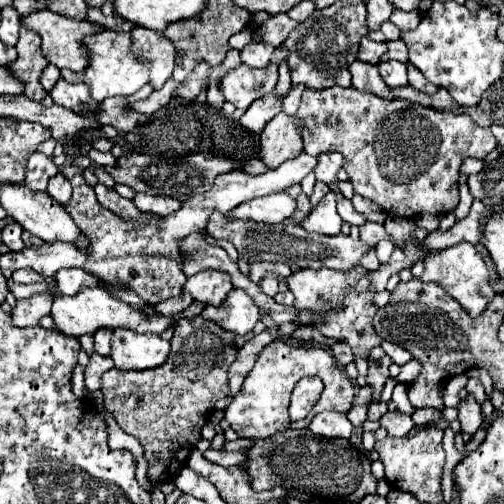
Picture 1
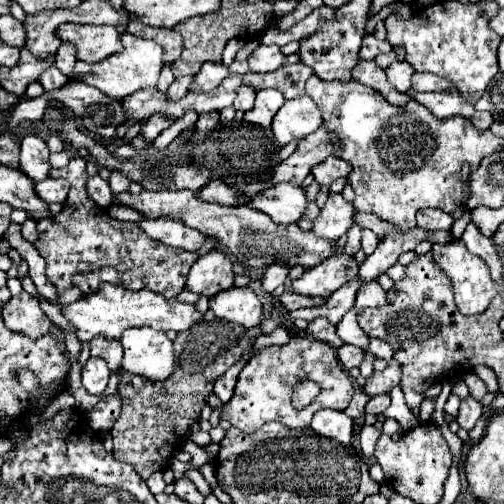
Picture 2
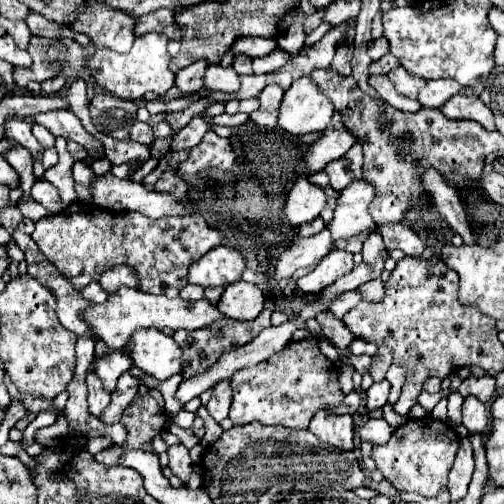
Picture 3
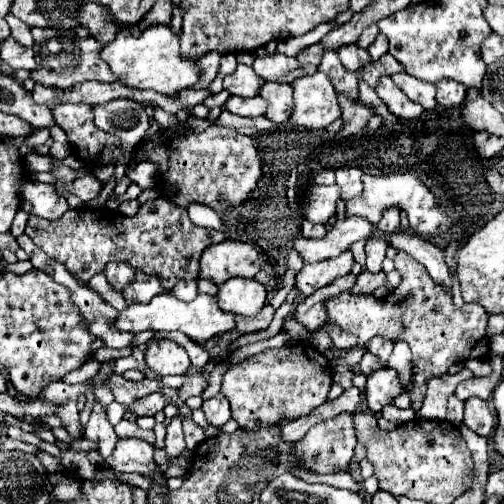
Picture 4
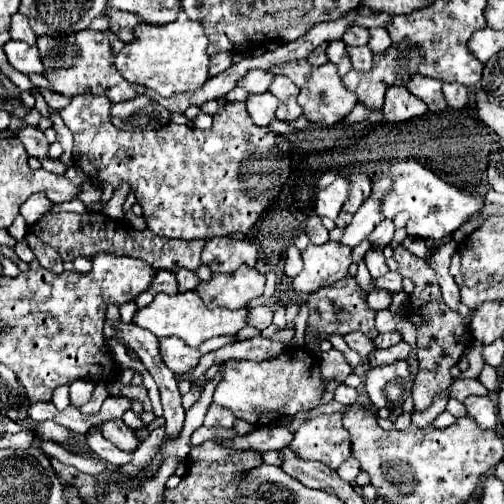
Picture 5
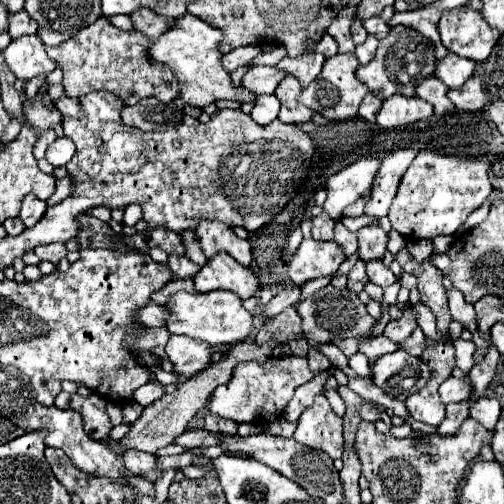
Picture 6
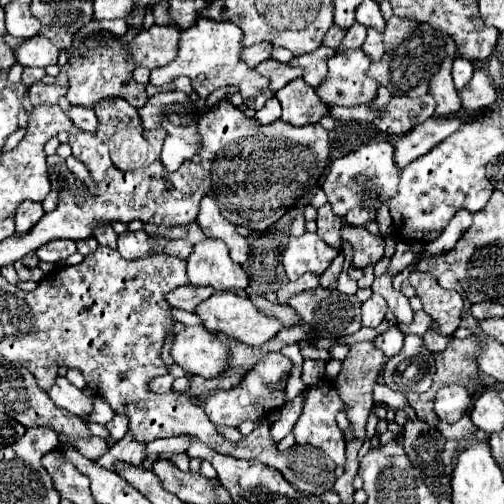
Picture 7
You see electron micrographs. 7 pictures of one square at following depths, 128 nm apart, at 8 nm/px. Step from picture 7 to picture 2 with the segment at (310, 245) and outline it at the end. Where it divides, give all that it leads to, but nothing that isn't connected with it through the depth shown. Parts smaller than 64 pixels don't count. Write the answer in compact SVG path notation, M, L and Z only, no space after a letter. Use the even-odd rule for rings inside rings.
M338 252L322 260L318 266L308 268L296 280L296 284L292 284L292 290L306 296L330 296L342 284L354 280L356 272L358 272L358 264L354 256Z

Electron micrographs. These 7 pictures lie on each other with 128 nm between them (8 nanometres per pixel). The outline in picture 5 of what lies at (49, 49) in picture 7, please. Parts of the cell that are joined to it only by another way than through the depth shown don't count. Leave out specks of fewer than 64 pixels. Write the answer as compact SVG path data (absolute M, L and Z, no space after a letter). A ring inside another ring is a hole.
M10 40L10 42L4 44L4 52L8 56L8 64L12 68L20 70L22 74L26 74L26 76L30 76L30 74L44 74L42 56L40 56L36 46L28 46L24 42ZM49 108L49 113L53 123L53 128L56 132L56 141L59 142L63 147L63 155L61 155L60 160L65 164L66 167L73 166L74 162L72 162L72 133L65 126L57 110Z

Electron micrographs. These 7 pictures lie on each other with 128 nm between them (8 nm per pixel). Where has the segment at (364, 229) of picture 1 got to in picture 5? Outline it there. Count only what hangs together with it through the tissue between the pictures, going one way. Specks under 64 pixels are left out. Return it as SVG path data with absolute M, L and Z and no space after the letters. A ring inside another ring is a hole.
M368 250L366 256L364 256L364 260L366 260L368 272L372 274L372 278L380 278L380 276L384 276L390 270L386 266L386 258L384 258L382 250Z

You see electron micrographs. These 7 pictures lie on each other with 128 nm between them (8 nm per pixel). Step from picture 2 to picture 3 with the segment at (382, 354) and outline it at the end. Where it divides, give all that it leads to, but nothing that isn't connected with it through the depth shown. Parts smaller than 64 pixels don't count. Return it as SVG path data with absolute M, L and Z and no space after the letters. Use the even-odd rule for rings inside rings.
M354 340L354 344L350 346L350 354L354 354L354 356L360 356L360 354L374 356L376 354L376 344L370 344L370 342L364 342L364 340Z

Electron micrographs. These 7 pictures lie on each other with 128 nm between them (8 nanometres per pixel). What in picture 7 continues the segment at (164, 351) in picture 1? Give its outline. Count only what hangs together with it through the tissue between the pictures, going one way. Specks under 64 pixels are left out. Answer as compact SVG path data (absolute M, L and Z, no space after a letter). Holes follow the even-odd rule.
M204 326L184 328L172 344L172 358L188 374L216 378L228 370L230 346Z

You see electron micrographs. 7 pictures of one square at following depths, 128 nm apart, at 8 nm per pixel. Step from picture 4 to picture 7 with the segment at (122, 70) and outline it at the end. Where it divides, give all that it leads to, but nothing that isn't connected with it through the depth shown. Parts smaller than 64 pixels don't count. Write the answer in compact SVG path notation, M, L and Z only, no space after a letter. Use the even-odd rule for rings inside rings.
M200 18L192 28L180 32L178 42L178 56L164 68L152 70L150 84L162 86L164 82L176 80L176 76L188 76L192 80L192 88L202 96L208 98L214 90L224 86L240 88L244 104L260 110L266 100L272 98L272 90L266 76L260 76L254 68L250 68L240 54L244 52L244 32L230 22L216 22L208 18Z

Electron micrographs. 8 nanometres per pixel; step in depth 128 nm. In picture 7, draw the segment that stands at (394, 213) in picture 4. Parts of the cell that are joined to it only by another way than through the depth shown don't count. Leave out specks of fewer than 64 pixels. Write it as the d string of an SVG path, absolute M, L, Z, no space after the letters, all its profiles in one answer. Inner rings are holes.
M344 224L340 230L340 236L352 246L352 266L354 268L376 264L384 254L382 236L374 236L366 228L354 228L350 224Z

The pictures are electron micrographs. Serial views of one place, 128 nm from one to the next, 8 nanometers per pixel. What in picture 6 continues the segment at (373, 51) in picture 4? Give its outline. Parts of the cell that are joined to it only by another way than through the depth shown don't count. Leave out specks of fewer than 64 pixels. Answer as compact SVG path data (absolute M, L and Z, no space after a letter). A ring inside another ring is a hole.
M380 16L362 18L362 24L364 24L364 28L366 28L370 34L376 34L380 40L382 40L382 38L386 38L386 36L388 36L388 32L390 32L388 24L386 24Z

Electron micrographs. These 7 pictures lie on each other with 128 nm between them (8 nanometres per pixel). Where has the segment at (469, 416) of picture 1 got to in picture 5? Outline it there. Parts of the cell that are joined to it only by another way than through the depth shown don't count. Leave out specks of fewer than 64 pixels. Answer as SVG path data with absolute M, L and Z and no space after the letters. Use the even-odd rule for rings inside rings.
M470 396L464 400L468 416L476 420L476 424L484 430L494 430L498 424L498 410L490 396Z

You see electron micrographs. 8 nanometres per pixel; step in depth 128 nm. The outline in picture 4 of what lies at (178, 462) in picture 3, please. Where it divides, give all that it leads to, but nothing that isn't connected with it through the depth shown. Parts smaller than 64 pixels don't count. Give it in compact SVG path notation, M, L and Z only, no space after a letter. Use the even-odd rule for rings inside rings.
M174 416L166 428L166 454L172 458L172 456L180 456L182 450L186 448L184 444L184 432L182 432L182 420L180 416Z

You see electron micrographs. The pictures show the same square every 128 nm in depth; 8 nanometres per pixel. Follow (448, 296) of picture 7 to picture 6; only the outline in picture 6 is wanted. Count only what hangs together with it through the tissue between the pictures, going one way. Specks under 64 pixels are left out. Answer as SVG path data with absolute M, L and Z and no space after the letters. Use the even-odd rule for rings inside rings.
M402 248L394 260L398 264L402 264L402 268L410 274L414 274L418 278L418 292L420 292L420 302L426 304L434 314L436 314L436 322L438 322L438 330L442 334L448 334L448 326L452 322L450 312L448 312L448 296L446 290L442 286L442 272L432 266L430 260L418 264L414 262L414 258L410 256L410 252L406 248Z

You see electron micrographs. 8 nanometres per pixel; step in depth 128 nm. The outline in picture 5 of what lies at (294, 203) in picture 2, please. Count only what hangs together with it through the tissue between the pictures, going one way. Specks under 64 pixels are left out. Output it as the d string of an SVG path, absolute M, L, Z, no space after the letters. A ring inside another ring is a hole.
M338 176L328 188L318 192L318 196L316 196L316 214L318 216L328 216L330 220L336 220L344 202L348 200L348 186L350 186L348 178Z

